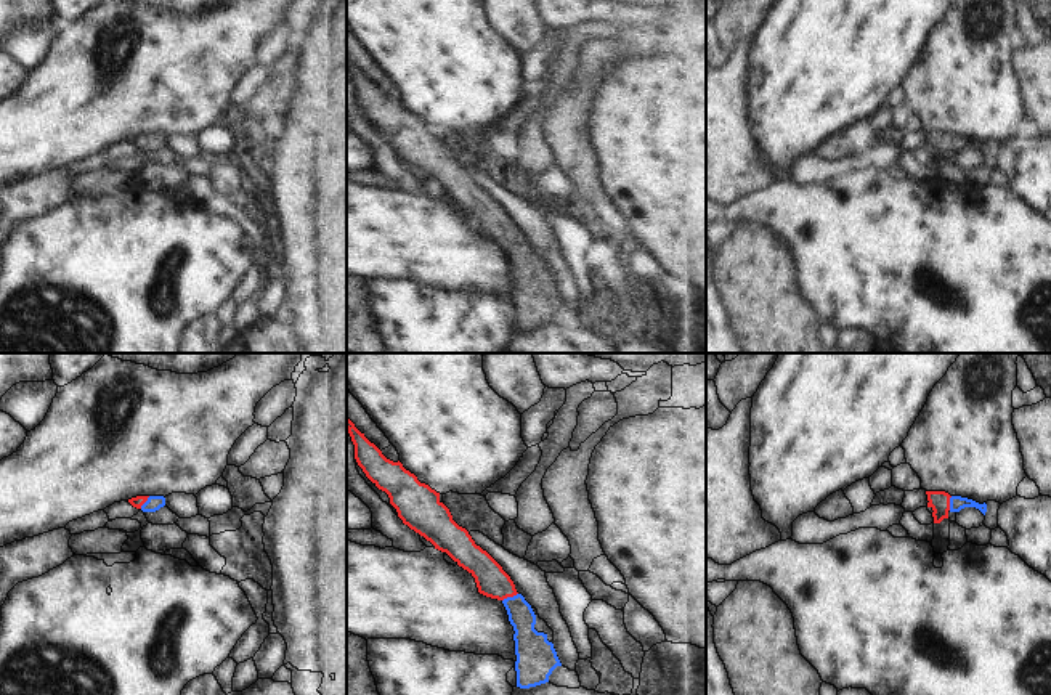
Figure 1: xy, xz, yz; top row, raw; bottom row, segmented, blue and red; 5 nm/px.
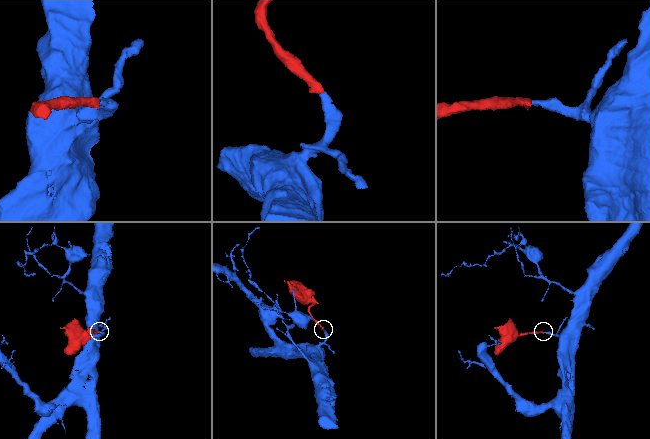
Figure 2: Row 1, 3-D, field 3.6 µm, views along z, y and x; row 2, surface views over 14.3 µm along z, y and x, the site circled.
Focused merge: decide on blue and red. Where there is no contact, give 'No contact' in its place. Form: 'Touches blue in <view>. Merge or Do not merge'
Touches blue in xz. Merge.

